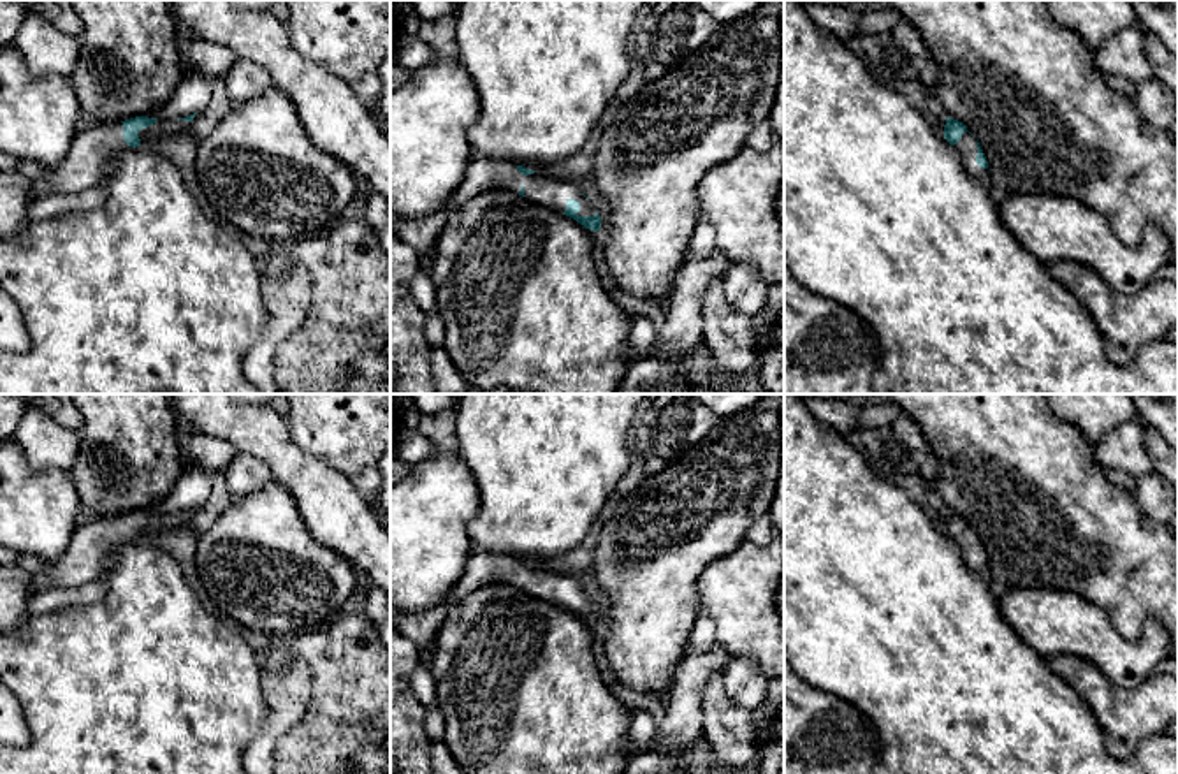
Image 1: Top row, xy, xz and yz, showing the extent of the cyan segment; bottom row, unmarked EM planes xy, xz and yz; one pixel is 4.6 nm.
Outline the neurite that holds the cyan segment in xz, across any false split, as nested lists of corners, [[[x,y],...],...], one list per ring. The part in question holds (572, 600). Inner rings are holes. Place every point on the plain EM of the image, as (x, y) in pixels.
[[[491,552],[471,554],[462,577],[452,586],[447,600],[438,602],[425,612],[401,614],[392,610],[390,621],[399,633],[413,640],[420,649],[425,649],[434,644],[434,637],[447,617],[452,602],[492,582],[515,586],[531,596],[577,614],[589,624],[598,626],[601,621],[601,612],[591,591],[580,588],[571,577],[543,572],[522,559]]]

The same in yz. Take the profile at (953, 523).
[[[946,512],[944,533],[962,549],[963,561],[972,572],[988,575],[986,551],[962,515]]]

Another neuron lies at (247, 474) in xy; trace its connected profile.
[[[237,452],[223,475],[234,500],[246,498],[274,480],[271,468],[264,461],[244,452]]]

